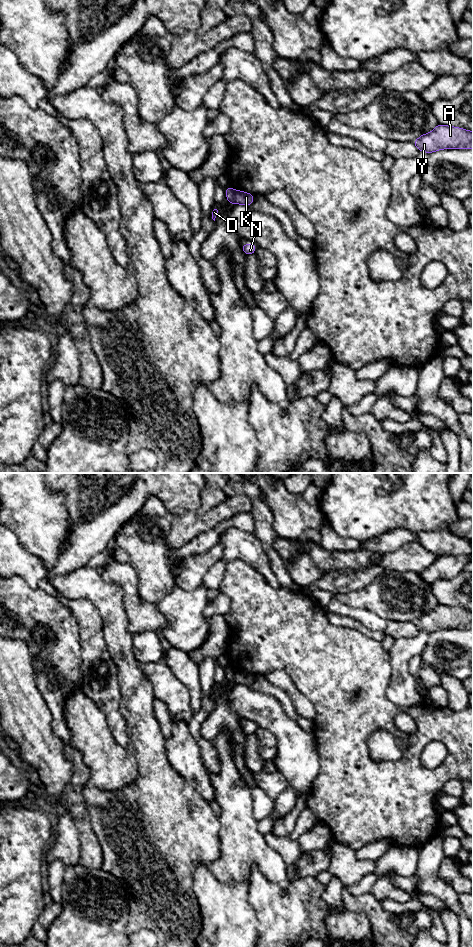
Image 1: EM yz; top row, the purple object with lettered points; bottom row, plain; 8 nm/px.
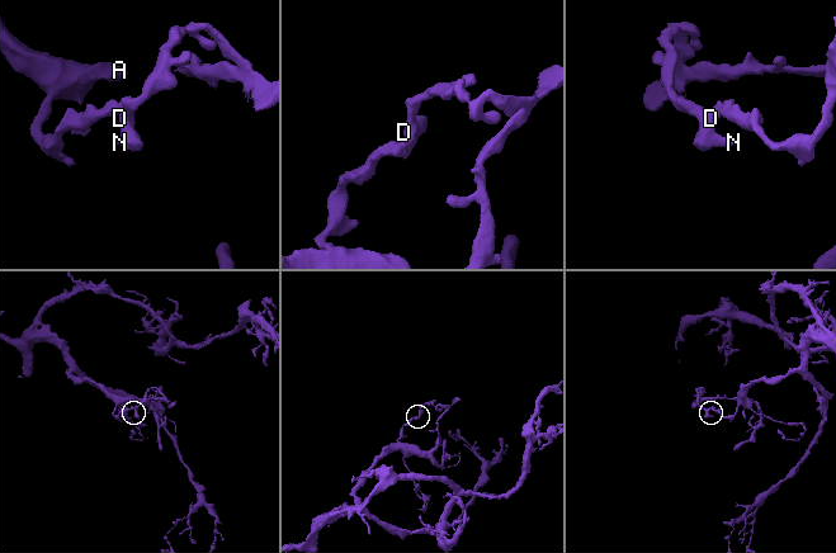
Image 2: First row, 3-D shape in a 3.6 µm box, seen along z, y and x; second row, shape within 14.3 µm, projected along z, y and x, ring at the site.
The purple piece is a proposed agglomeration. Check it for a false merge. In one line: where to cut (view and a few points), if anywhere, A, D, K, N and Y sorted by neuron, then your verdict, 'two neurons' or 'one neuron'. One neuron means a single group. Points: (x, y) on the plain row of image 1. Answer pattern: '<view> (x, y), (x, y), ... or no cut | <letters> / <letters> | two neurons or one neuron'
yz (234, 670), (235, 683) | A K Y / D N | two neurons

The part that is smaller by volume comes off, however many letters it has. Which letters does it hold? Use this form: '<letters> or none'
D, N

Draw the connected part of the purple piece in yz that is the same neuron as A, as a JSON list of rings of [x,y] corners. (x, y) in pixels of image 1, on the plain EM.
[[[438,604],[434,610],[414,622],[418,630],[432,633],[441,629],[473,629],[473,612]]]

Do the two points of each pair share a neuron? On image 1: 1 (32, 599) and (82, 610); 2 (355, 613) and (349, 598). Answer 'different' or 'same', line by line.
1: different
2: different

